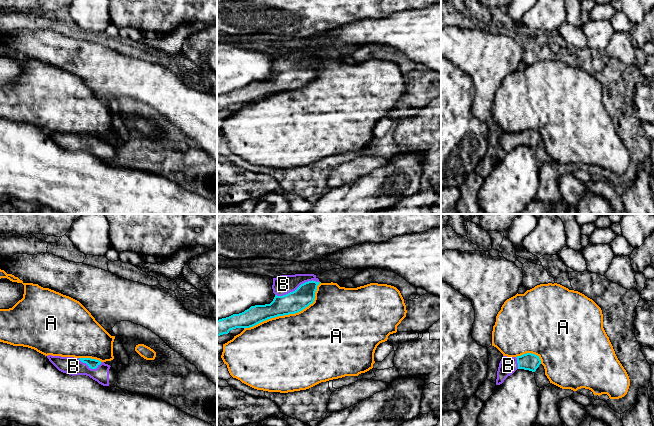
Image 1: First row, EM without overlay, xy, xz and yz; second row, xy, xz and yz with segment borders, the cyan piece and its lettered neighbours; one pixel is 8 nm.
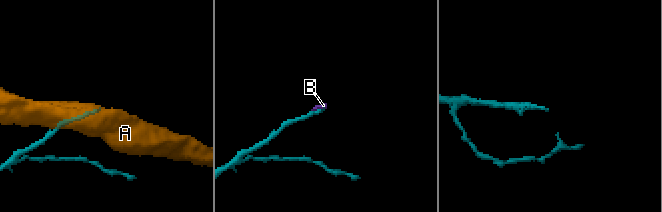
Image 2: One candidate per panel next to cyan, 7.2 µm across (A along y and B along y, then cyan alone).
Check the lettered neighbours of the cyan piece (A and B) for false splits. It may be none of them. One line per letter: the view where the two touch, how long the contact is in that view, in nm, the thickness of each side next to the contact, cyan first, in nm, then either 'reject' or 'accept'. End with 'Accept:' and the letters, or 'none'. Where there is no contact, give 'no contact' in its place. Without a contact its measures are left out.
A: xz | 700 nm | 170/500 nm | reject
B: xz | 380 nm | 170/160 nm | accept
Accept: B

